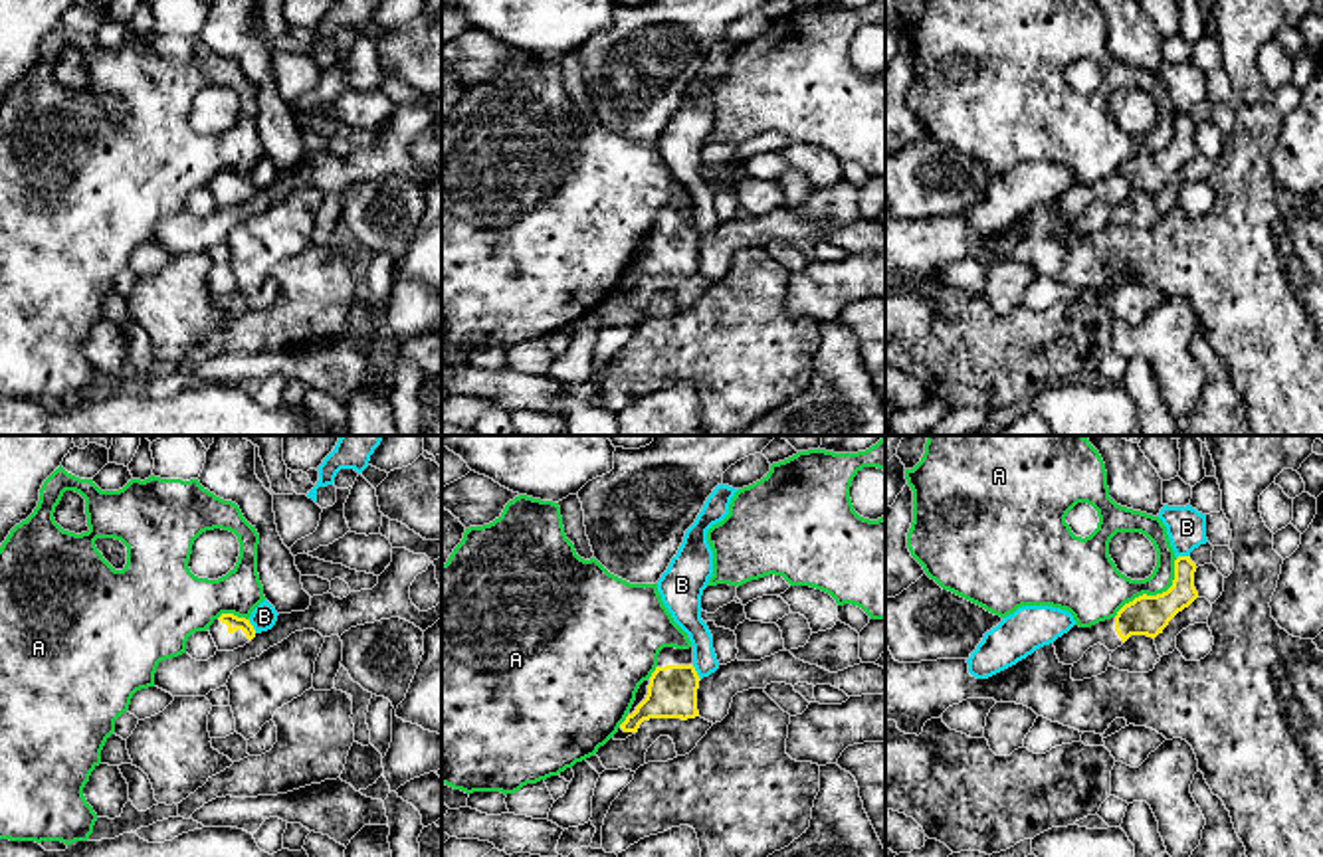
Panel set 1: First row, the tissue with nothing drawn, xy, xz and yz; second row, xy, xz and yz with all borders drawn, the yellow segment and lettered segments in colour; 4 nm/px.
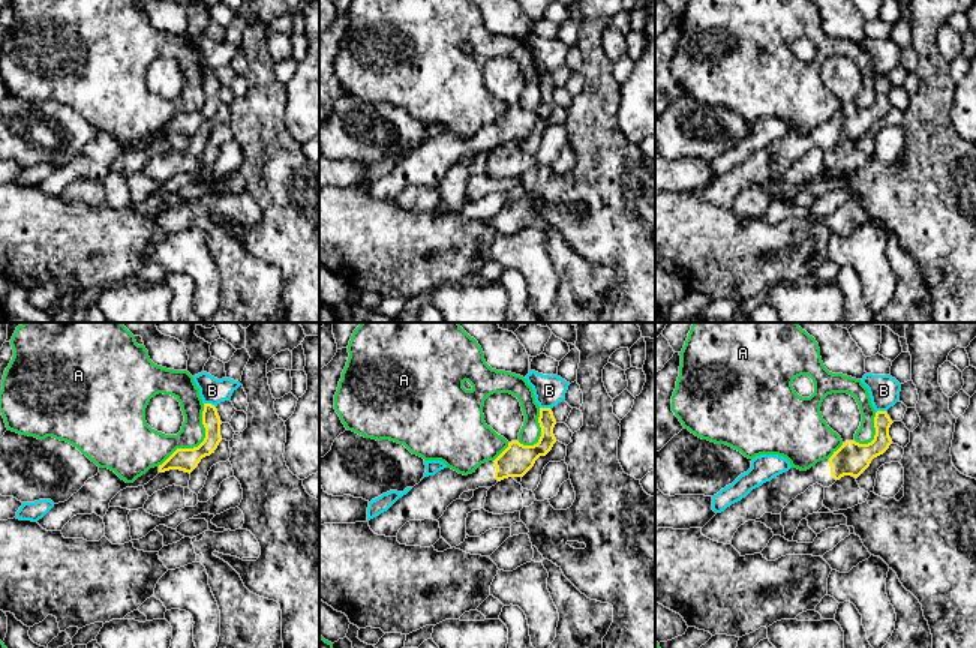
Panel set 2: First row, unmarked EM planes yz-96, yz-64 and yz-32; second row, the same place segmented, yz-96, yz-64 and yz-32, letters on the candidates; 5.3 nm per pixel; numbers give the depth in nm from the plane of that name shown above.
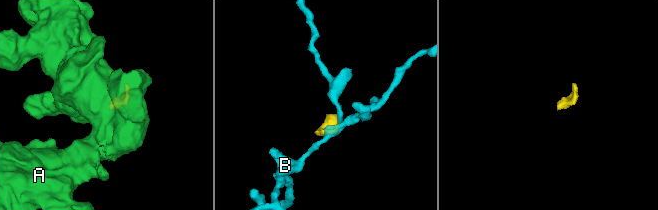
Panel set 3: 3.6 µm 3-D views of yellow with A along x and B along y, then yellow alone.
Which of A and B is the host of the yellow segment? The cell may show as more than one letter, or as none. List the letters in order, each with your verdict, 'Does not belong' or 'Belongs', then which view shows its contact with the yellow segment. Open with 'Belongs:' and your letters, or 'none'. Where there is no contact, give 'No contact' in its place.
Belongs: none
A: Does not belong. Touches yellow in yz
B: Does not belong. Touches yellow in xz

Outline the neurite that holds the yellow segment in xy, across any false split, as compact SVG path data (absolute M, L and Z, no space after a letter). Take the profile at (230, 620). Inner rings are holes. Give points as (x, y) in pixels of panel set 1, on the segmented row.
M222 614L218 619L214 619L208 631L218 651L234 651L255 637L255 629L250 619L234 614Z

